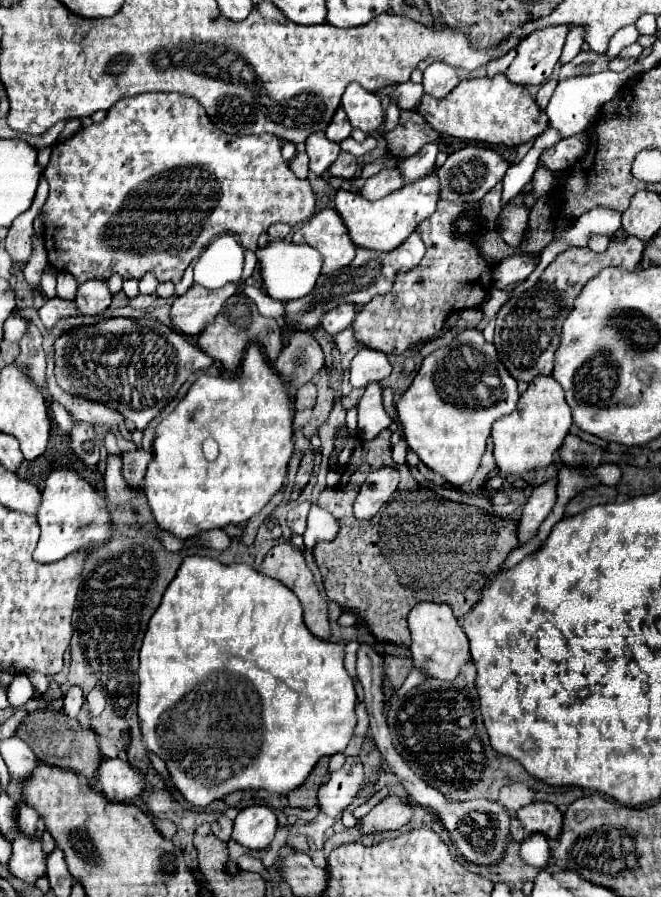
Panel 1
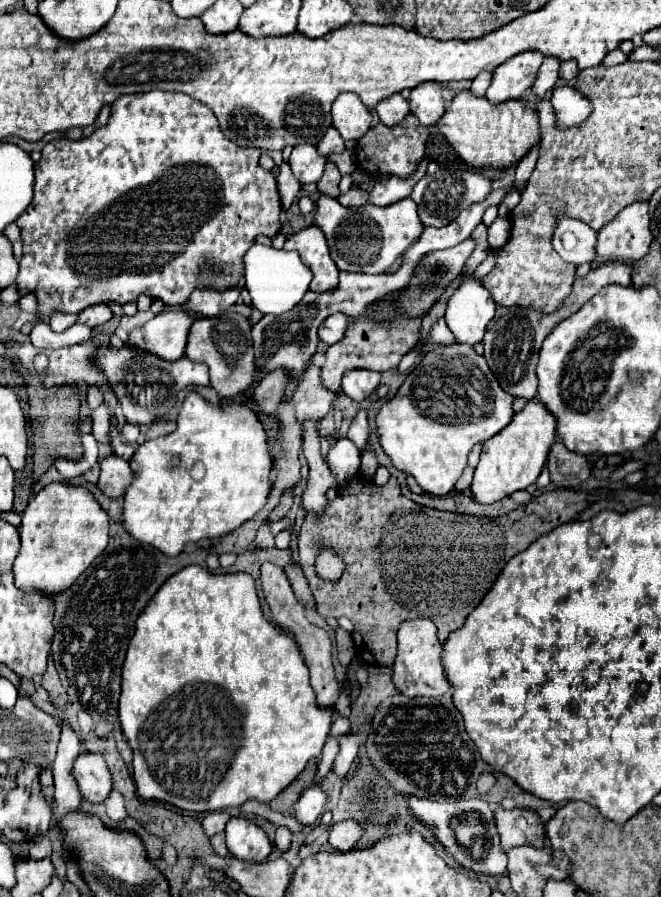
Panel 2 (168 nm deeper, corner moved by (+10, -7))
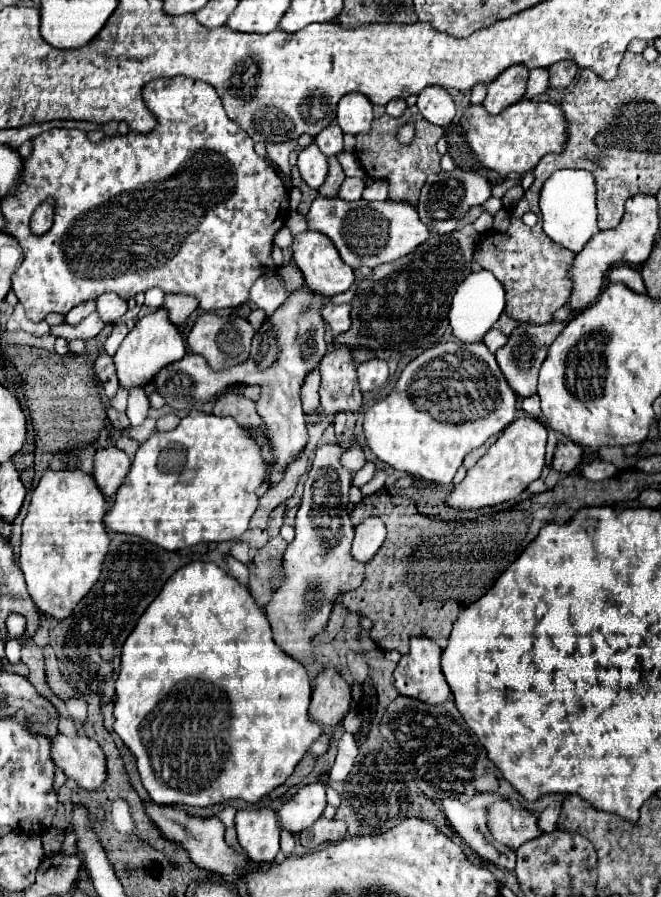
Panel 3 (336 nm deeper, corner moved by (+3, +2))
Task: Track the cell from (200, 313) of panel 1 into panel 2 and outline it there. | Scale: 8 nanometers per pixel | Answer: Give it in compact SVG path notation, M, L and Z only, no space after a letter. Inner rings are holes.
M181 309L161 311L151 321L147 321L147 325L137 327L127 343L143 351L155 353L161 359L175 361L185 355L187 333L195 319L195 315Z

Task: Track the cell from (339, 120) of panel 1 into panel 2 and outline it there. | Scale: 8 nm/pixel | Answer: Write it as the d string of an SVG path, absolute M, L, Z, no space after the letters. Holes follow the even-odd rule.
M329 127L327 133L323 135L323 139L319 141L317 149L325 157L331 155L331 153L343 153L345 151L345 141L343 141L343 137L339 135L339 131L335 127Z

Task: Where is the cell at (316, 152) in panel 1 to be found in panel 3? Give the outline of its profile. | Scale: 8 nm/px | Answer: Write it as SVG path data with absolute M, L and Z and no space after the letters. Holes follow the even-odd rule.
M310 144L298 154L298 170L302 180L310 188L318 190L324 184L328 174L328 158L318 150L316 144Z

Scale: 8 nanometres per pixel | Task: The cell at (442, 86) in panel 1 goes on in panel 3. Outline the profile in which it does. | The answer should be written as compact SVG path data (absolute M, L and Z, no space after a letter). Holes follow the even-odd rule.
M428 86L418 94L416 102L420 114L436 124L436 126L448 126L456 116L456 106L452 102L452 96L442 90L440 86Z

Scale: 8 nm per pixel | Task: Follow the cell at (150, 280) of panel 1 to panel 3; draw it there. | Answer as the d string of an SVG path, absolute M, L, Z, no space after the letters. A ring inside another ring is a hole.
M150 288L150 290L146 292L146 300L144 300L146 306L150 306L150 308L160 308L162 302L164 302L164 292L162 292L162 290Z

